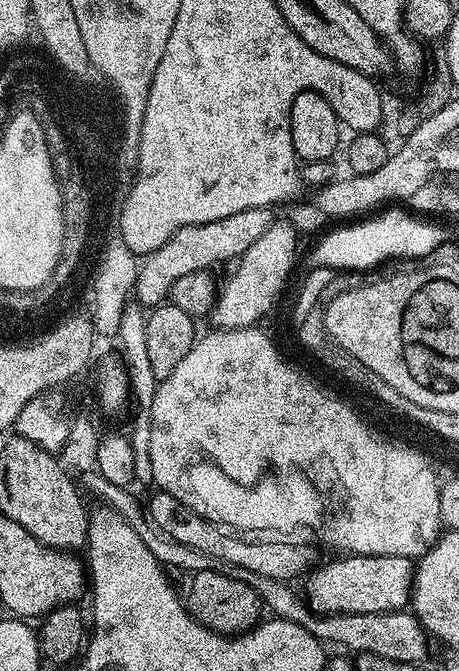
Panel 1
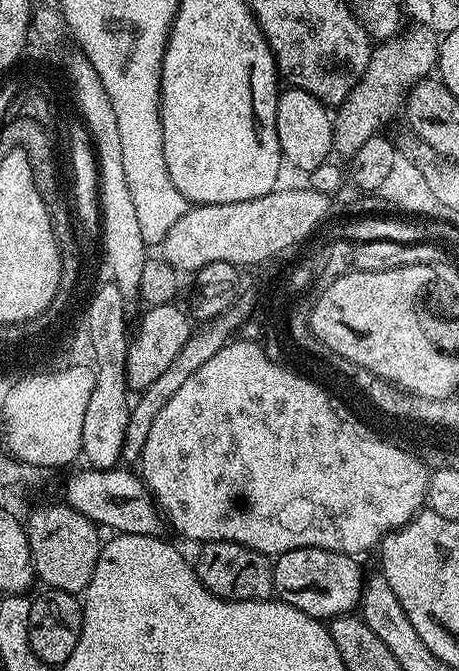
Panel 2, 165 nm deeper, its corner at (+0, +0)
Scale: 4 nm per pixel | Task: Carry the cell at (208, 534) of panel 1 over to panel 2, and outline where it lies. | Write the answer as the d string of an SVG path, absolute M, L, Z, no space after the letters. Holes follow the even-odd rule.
M124 466L115 468L85 467L85 472L76 472L64 488L63 503L82 514L93 524L110 526L117 534L129 536L160 536L166 528L166 520L151 489L134 471L127 472Z

